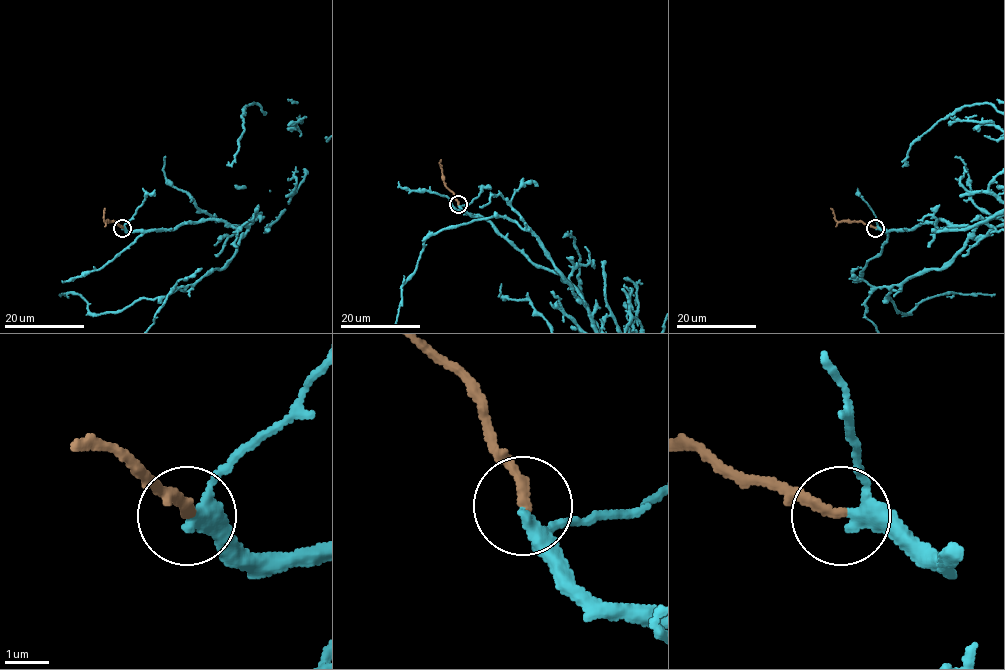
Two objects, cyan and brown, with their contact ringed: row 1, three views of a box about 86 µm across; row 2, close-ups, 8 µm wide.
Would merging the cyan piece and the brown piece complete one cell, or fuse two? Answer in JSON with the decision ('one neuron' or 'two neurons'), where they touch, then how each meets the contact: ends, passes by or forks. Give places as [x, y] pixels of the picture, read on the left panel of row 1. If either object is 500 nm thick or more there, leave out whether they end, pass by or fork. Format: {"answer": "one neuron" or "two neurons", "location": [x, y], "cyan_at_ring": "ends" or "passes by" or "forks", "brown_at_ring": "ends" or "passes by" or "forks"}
{"answer": "one neuron", "location": [122, 228], "cyan_at_ring": "passes by", "brown_at_ring": "ends"}

